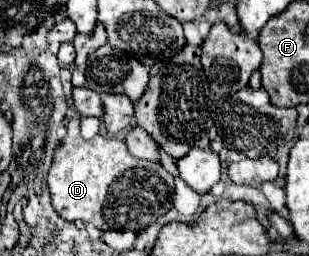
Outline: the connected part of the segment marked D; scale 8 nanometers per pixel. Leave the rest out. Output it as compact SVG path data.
M75 117L75 119L69 119L69 123L67 123L67 137L61 139L61 145L57 147L57 151L55 151L55 155L53 155L53 165L51 165L49 175L47 175L47 185L49 185L49 191L51 191L51 203L53 203L55 211L57 211L63 219L67 219L67 221L77 221L77 219L81 219L83 223L93 223L93 225L99 227L99 229L117 229L117 231L125 231L125 229L129 229L129 231L141 231L141 229L149 227L155 219L163 217L163 215L173 207L173 197L175 197L173 177L171 177L159 163L135 159L135 157L127 151L127 145L125 145L123 139L107 139L107 137L103 137L103 135L97 135L97 137L93 137L91 141L85 141L85 139L81 137L79 119L77 119L77 117Z

